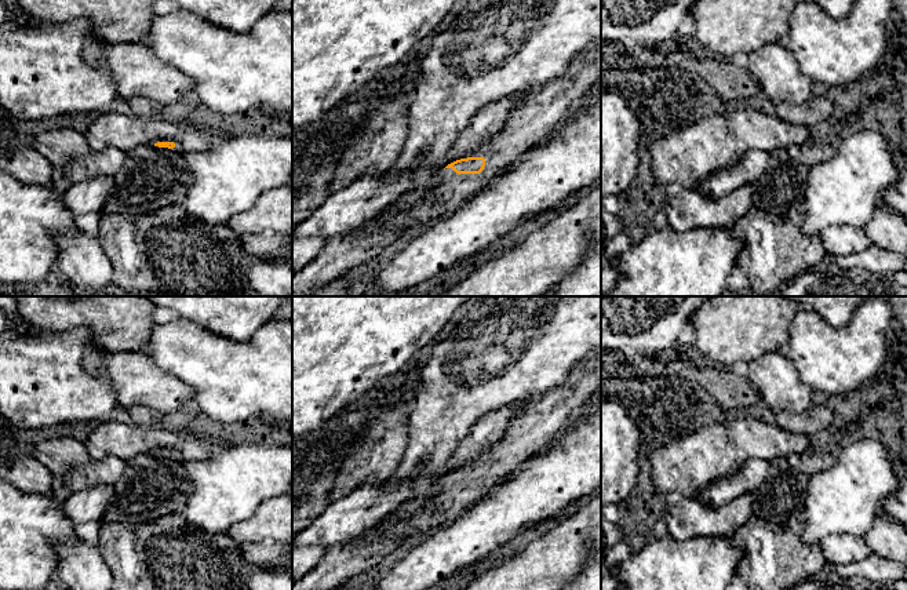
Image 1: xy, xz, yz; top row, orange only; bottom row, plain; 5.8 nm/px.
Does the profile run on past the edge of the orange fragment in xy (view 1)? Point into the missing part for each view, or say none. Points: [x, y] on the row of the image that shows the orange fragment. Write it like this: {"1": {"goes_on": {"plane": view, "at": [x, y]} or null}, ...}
{"1": {"goes_on": null}}

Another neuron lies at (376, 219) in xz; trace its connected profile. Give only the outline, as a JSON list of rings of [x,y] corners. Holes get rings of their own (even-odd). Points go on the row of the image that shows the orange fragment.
[[[382,212],[375,214],[374,216],[364,221],[358,227],[356,227],[353,230],[353,233],[368,232],[368,230],[374,229],[375,226],[382,226],[383,221],[385,221],[385,218],[383,218]]]

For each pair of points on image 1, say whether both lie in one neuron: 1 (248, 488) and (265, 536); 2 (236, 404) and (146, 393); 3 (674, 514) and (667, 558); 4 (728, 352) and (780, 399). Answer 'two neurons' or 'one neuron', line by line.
1: two neurons
2: two neurons
3: two neurons
4: two neurons

